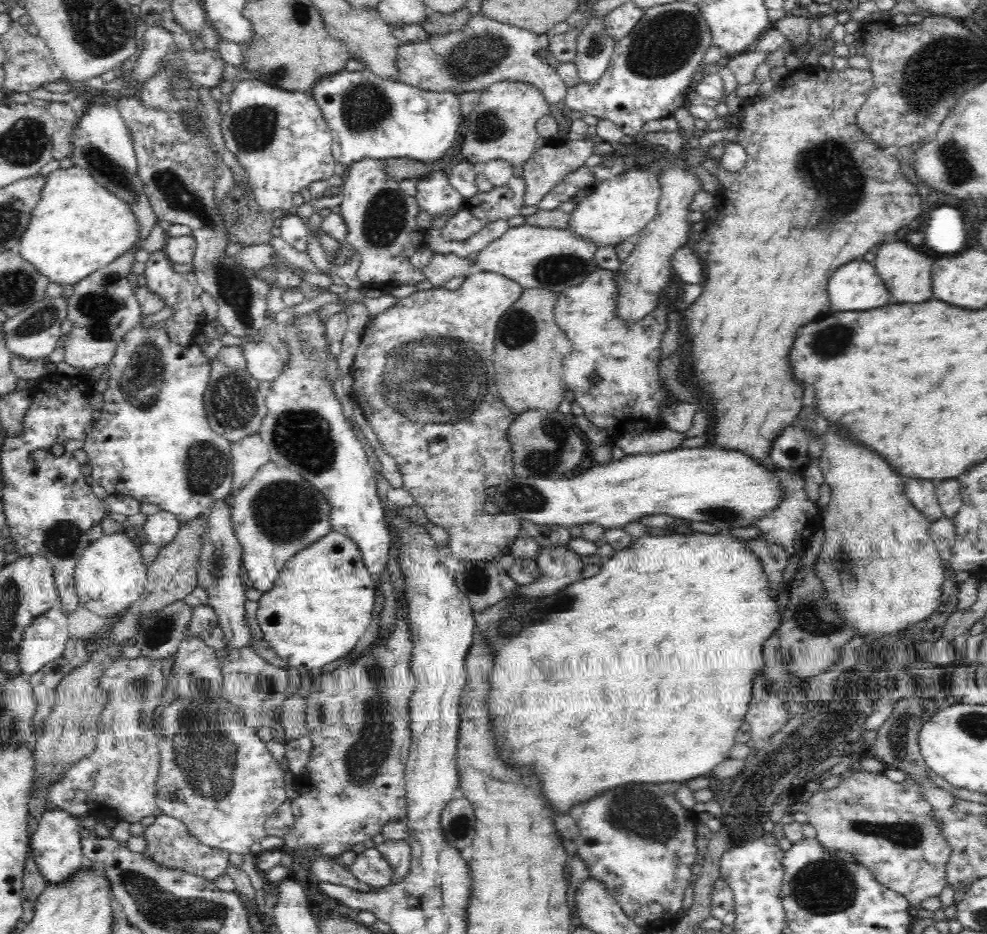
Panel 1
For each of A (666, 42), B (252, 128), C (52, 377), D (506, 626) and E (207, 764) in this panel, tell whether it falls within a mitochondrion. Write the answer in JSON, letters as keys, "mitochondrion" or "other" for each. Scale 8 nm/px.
{"A":"mitochondrion","B":"mitochondrion","C":"other","D":"mitochondrion","E":"mitochondrion"}

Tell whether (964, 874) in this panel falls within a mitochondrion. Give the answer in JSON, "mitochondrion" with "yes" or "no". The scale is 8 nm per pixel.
{"mitochondrion":"no"}

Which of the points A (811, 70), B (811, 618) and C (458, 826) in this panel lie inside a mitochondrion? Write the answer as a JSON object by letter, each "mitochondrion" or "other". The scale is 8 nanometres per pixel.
{"A":"other","B":"mitochondrion","C":"mitochondrion"}

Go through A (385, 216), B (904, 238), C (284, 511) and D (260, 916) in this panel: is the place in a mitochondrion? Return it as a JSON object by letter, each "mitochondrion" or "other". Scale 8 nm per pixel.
{"A":"mitochondrion","B":"other","C":"mitochondrion","D":"other"}

